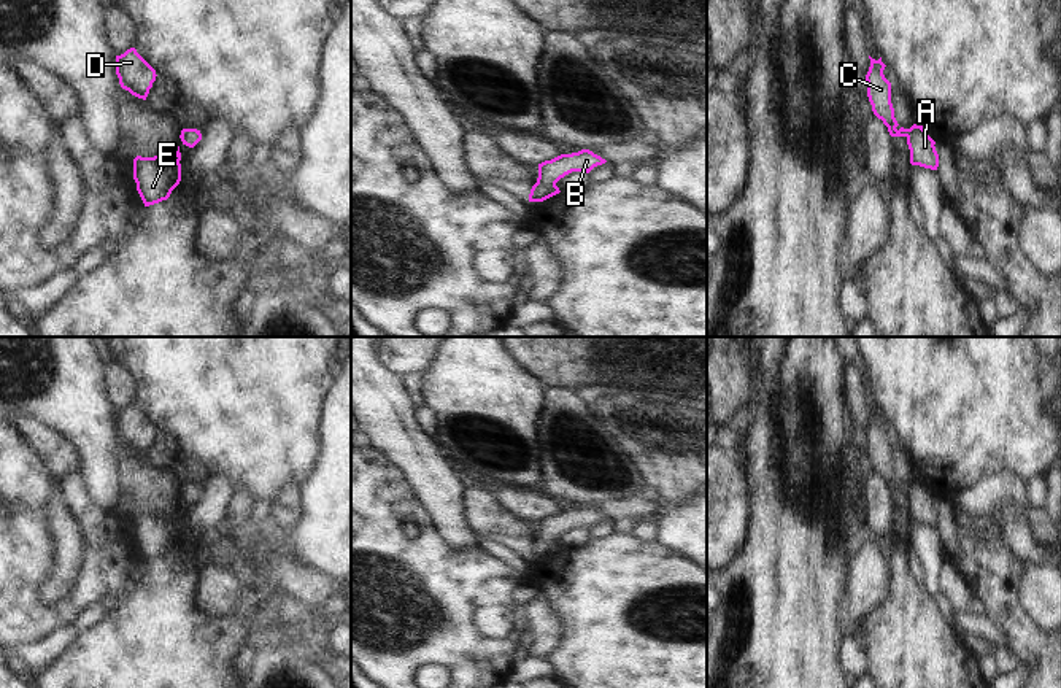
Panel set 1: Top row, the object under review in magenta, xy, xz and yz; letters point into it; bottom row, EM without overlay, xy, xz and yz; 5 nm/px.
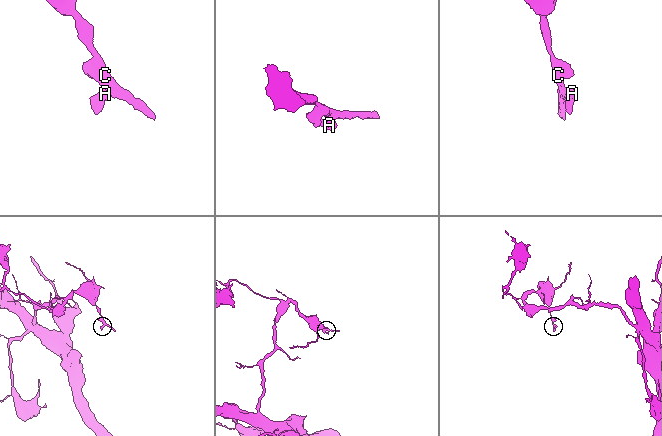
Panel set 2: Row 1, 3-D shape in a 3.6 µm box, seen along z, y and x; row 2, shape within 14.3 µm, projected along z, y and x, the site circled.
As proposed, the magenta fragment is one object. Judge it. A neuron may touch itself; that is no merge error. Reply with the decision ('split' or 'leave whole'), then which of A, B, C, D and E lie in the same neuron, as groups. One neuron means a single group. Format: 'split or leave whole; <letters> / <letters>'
leave whole; A B C D E

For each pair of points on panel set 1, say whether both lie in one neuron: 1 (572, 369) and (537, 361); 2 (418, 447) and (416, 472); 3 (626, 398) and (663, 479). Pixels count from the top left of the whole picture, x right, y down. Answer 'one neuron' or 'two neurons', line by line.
1: one neuron
2: one neuron
3: one neuron

